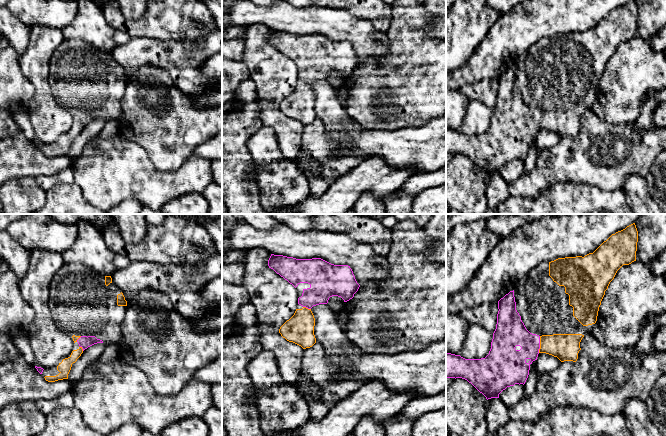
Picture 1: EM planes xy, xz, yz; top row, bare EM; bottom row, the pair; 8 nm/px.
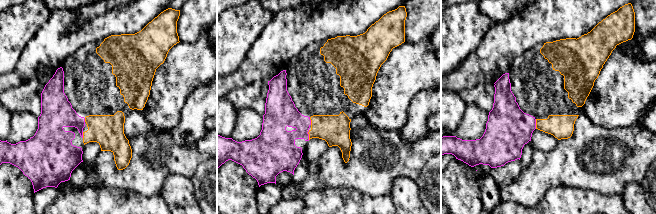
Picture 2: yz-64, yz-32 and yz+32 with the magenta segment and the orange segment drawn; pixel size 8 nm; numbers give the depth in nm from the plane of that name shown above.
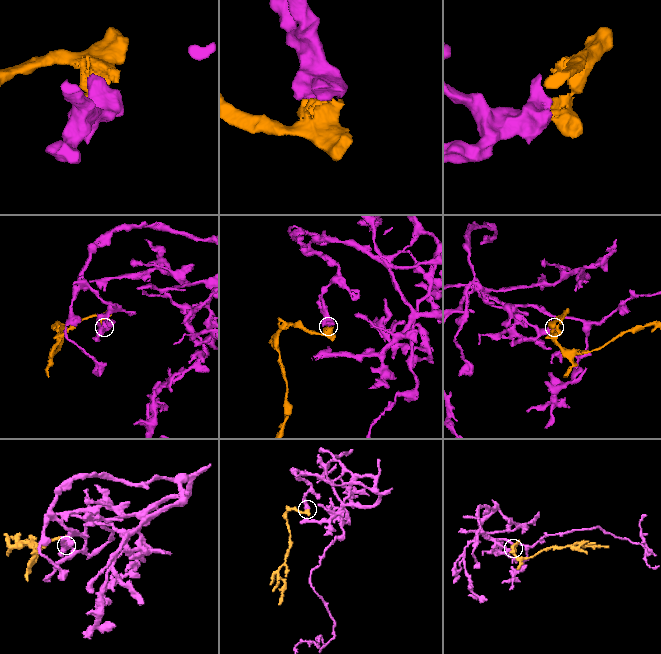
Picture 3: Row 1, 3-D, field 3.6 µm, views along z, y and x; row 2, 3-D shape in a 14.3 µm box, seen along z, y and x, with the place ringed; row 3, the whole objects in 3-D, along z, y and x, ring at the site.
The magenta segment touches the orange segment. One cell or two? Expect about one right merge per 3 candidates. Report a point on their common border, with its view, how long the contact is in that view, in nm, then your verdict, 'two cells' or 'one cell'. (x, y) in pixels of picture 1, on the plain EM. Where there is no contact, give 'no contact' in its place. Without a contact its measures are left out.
yz (539, 120) | 140 nm | one cell

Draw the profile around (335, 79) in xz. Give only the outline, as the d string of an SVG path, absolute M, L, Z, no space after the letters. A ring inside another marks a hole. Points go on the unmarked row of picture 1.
M332 72L329 74L327 82L335 89L342 86L345 78L341 73Z

